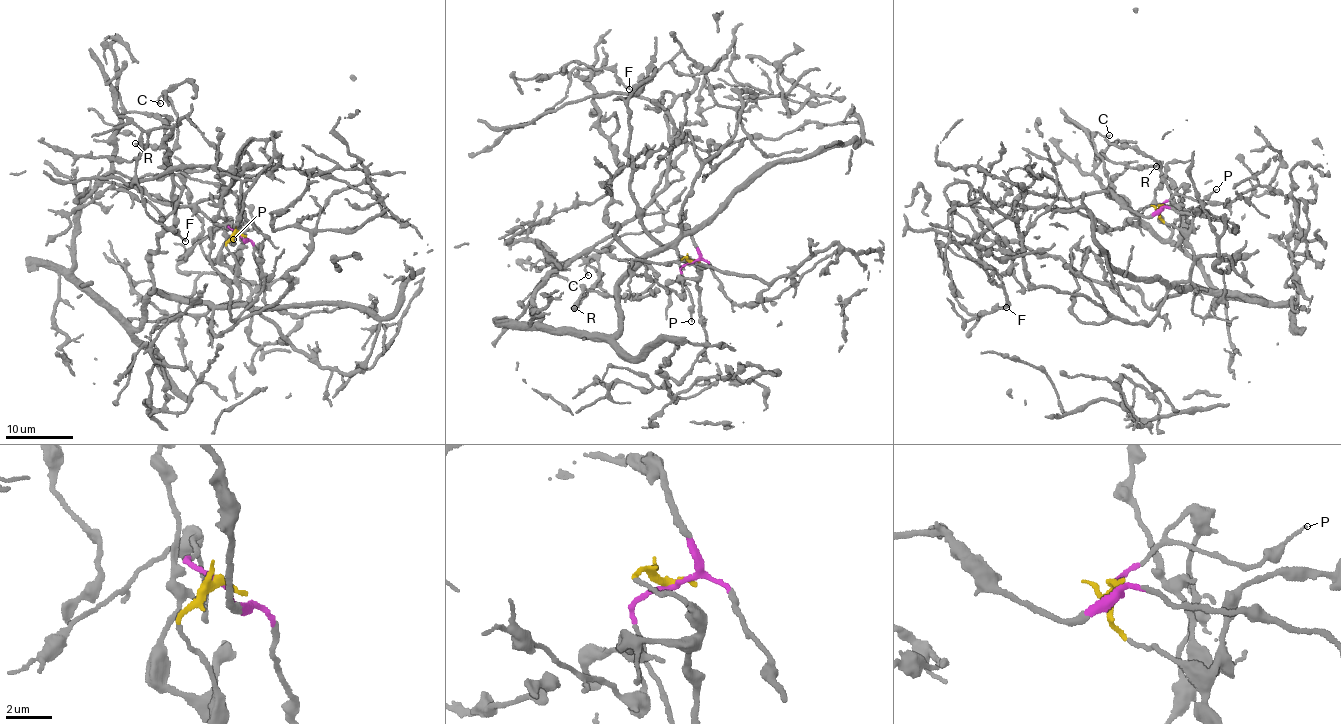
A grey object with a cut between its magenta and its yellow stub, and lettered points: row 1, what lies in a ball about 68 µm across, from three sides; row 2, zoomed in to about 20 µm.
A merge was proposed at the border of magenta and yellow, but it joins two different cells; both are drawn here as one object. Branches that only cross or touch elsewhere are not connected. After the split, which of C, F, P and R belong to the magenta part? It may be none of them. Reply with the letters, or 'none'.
C, P

